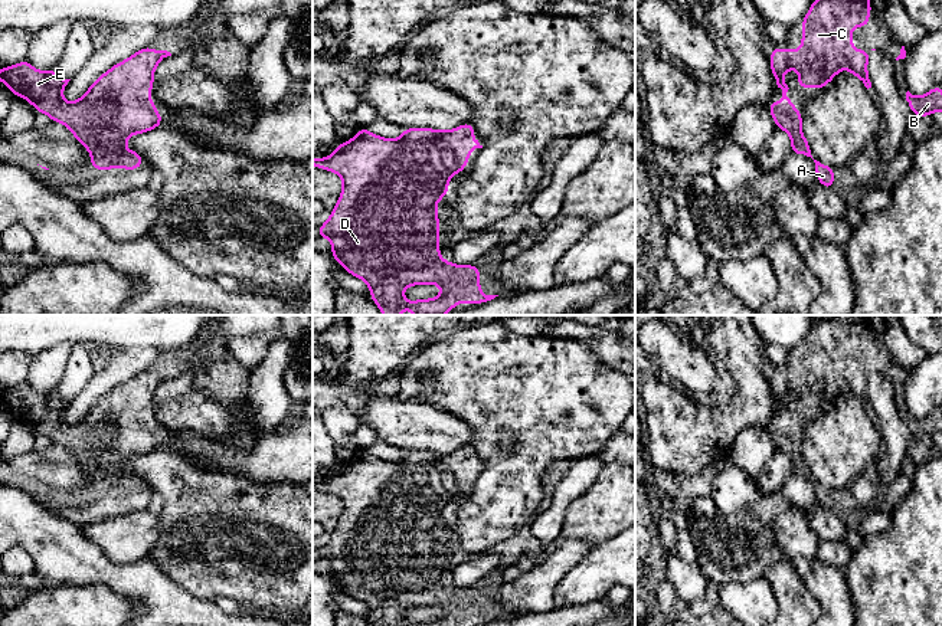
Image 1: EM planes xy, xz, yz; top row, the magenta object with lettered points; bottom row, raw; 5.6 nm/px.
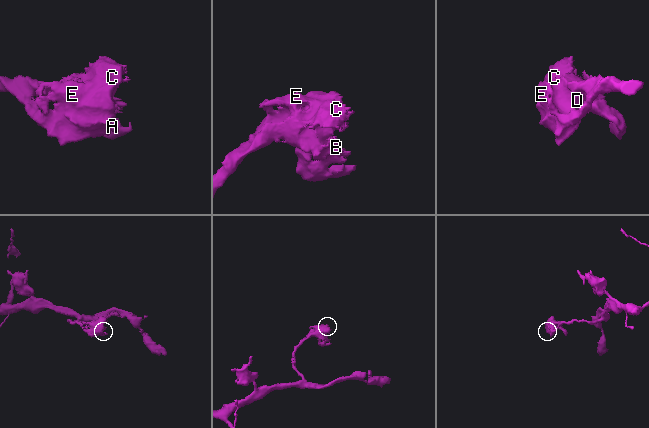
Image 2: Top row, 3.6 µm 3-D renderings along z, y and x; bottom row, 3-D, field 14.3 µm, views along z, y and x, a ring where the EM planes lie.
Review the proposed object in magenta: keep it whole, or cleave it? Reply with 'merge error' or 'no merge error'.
no merge error

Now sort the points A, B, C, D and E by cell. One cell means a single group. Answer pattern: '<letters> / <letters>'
A B C D E

